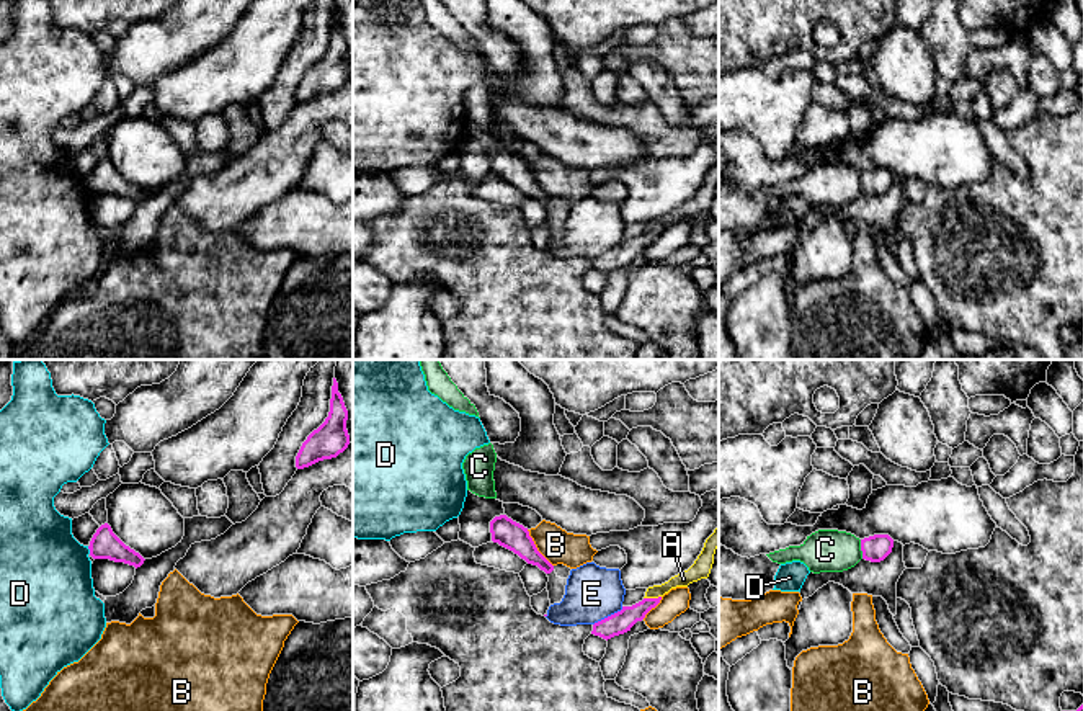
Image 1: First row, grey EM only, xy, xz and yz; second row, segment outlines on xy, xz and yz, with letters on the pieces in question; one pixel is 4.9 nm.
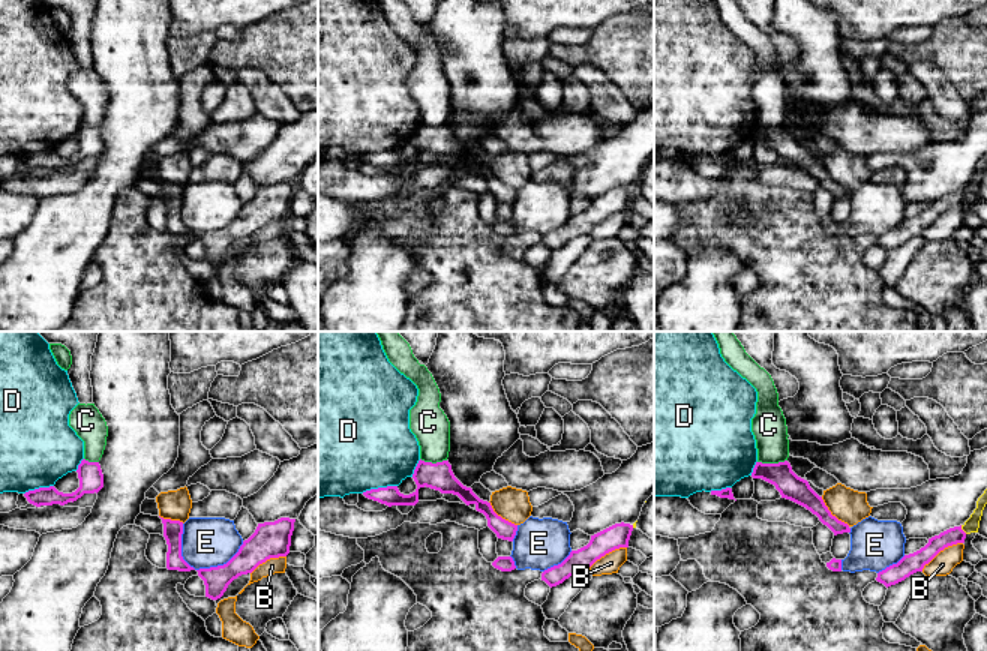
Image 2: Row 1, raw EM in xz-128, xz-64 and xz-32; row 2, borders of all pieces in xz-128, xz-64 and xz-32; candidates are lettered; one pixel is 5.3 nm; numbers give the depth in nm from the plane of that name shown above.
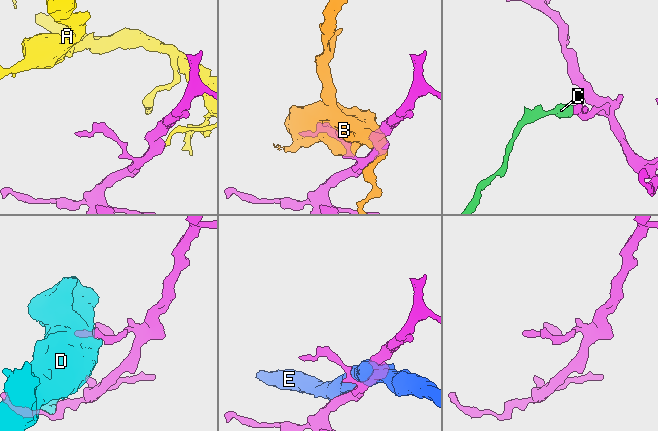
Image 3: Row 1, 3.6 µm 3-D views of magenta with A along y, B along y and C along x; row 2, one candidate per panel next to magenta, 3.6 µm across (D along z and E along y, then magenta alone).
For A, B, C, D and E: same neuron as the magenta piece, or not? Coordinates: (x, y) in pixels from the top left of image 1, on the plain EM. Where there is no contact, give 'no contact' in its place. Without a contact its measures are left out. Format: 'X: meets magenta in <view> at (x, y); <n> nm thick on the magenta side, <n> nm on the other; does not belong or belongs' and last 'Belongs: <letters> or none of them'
A: meets magenta in xz at (652, 232); 110 nm thick on the magenta side, 80 nm on the other; does not belong
B: meets magenta in xz at (536, 182); 140 nm thick on the magenta side, 170 nm on the other; does not belong
C: meets magenta in yz at (861, 183); 130 nm thick on the magenta side, 200 nm on the other; does not belong
D: meets magenta in xy at (89, 182); 140 nm thick on the magenta side, 440 nm on the other; does not belong
E: meets magenta in xz at (608, 250); 110 nm thick on the magenta side, 280 nm on the other; does not belong
Belongs: none of them

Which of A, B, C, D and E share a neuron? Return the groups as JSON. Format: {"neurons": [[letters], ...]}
{"neurons": [["A"], ["B"], ["C"], ["D"], ["E"]]}

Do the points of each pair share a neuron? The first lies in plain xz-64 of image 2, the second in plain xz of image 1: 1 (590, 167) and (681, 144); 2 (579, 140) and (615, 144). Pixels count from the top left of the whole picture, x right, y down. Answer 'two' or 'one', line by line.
1: two
2: one

